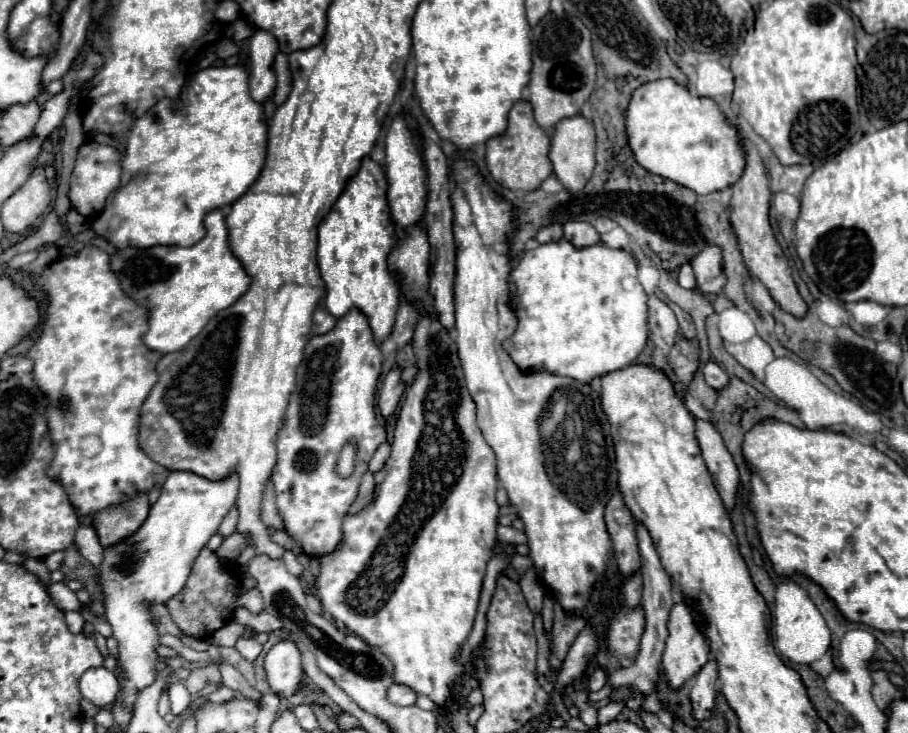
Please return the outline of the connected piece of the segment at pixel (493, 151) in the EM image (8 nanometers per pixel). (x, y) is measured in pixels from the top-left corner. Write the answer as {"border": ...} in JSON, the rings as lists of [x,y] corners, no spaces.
{"border":[[[516,102],[508,114],[508,130],[502,136],[496,136],[486,142],[486,166],[492,178],[508,190],[532,192],[552,174],[552,164],[548,160],[550,138],[536,124],[530,102]]]}

